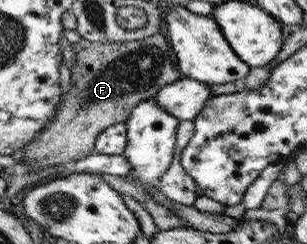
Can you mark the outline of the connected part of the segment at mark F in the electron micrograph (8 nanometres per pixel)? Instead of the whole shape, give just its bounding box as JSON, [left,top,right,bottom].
[22,32,182,170]

